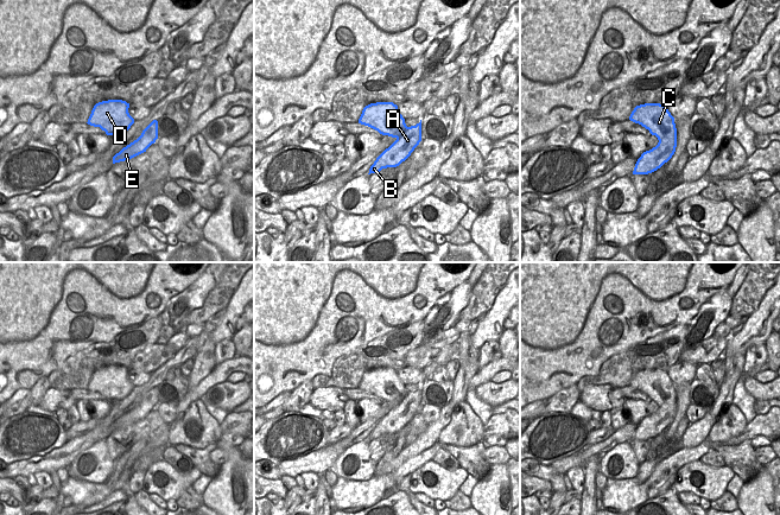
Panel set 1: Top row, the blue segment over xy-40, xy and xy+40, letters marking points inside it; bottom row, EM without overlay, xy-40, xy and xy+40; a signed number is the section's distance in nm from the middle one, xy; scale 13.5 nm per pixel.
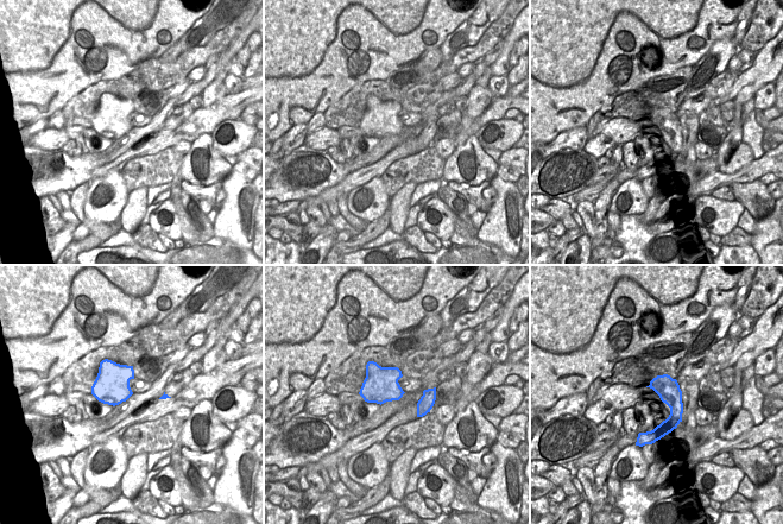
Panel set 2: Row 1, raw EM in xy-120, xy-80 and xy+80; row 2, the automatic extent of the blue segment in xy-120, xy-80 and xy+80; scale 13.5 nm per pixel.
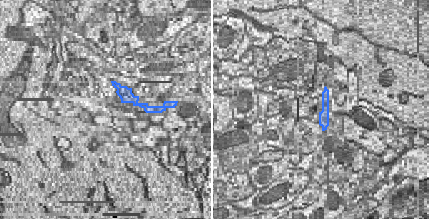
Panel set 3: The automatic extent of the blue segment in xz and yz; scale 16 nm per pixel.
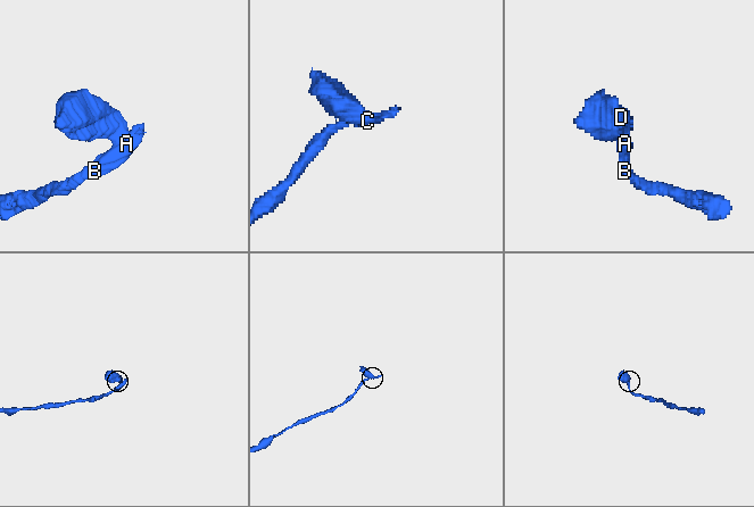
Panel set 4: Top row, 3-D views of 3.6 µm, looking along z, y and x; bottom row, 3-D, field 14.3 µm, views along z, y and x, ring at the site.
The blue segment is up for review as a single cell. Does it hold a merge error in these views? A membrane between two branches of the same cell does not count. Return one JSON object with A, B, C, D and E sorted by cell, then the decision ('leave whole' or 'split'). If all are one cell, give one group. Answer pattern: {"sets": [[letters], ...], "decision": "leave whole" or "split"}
{"sets": [["A", "B", "E"], ["C", "D"]], "decision": "split"}

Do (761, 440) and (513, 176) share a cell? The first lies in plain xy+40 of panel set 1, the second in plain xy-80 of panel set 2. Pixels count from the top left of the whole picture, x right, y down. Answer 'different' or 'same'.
same

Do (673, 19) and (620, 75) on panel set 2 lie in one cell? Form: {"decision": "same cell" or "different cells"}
{"decision": "same cell"}

